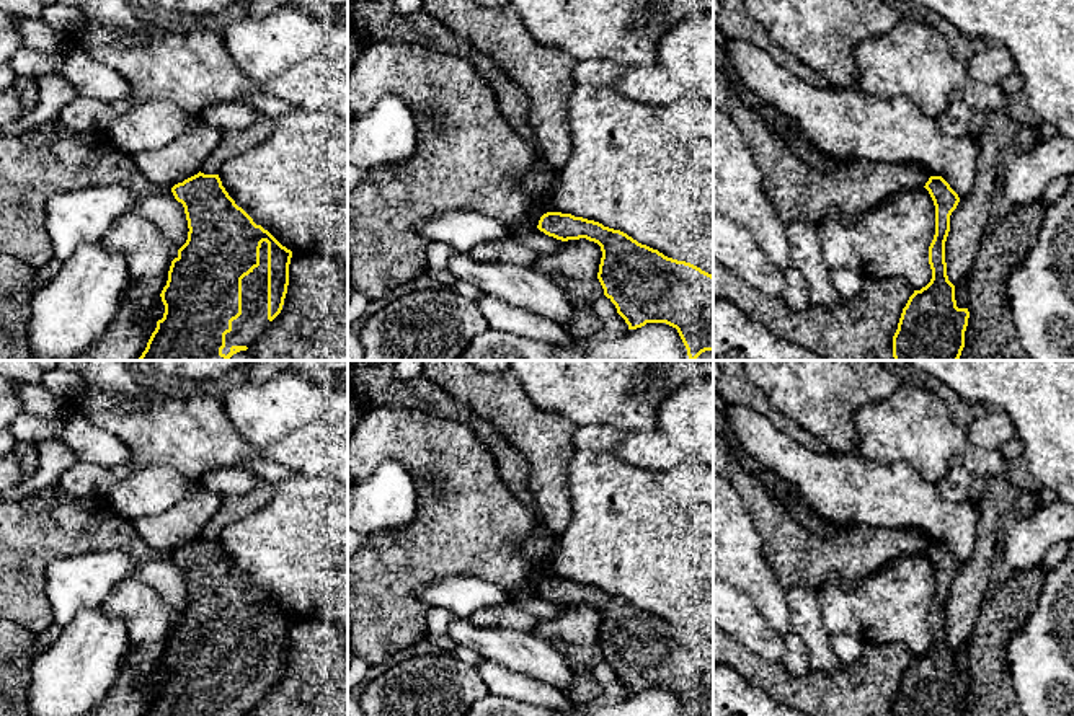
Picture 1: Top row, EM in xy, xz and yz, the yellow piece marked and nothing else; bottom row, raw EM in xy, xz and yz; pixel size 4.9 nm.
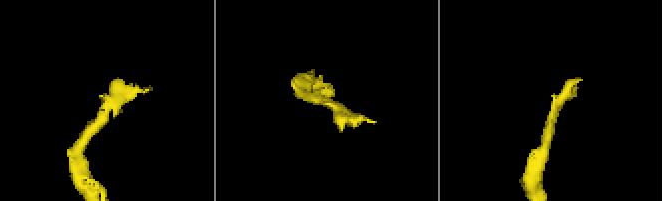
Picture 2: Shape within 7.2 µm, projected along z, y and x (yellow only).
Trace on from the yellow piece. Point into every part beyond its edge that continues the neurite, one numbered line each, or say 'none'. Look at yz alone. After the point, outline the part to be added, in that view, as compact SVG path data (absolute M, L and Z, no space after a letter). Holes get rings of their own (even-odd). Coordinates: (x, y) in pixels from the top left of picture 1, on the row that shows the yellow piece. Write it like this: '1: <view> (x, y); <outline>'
none

